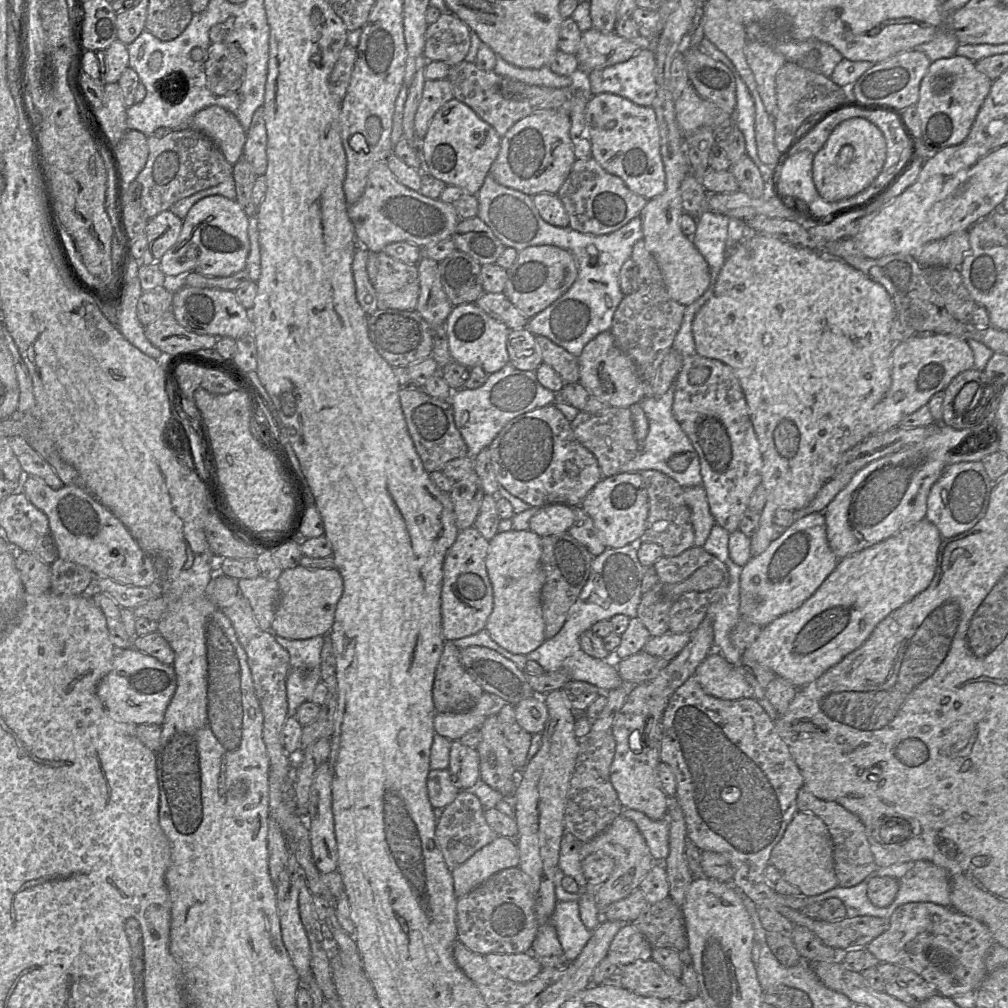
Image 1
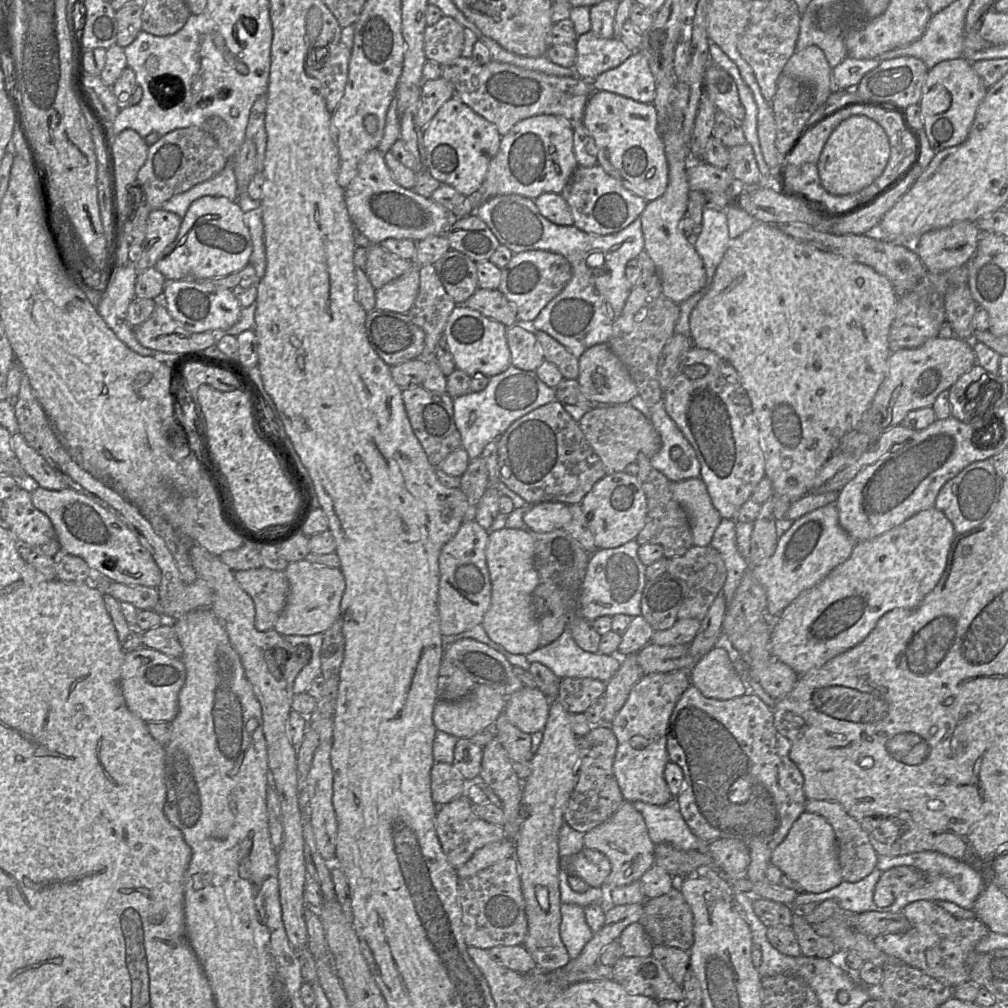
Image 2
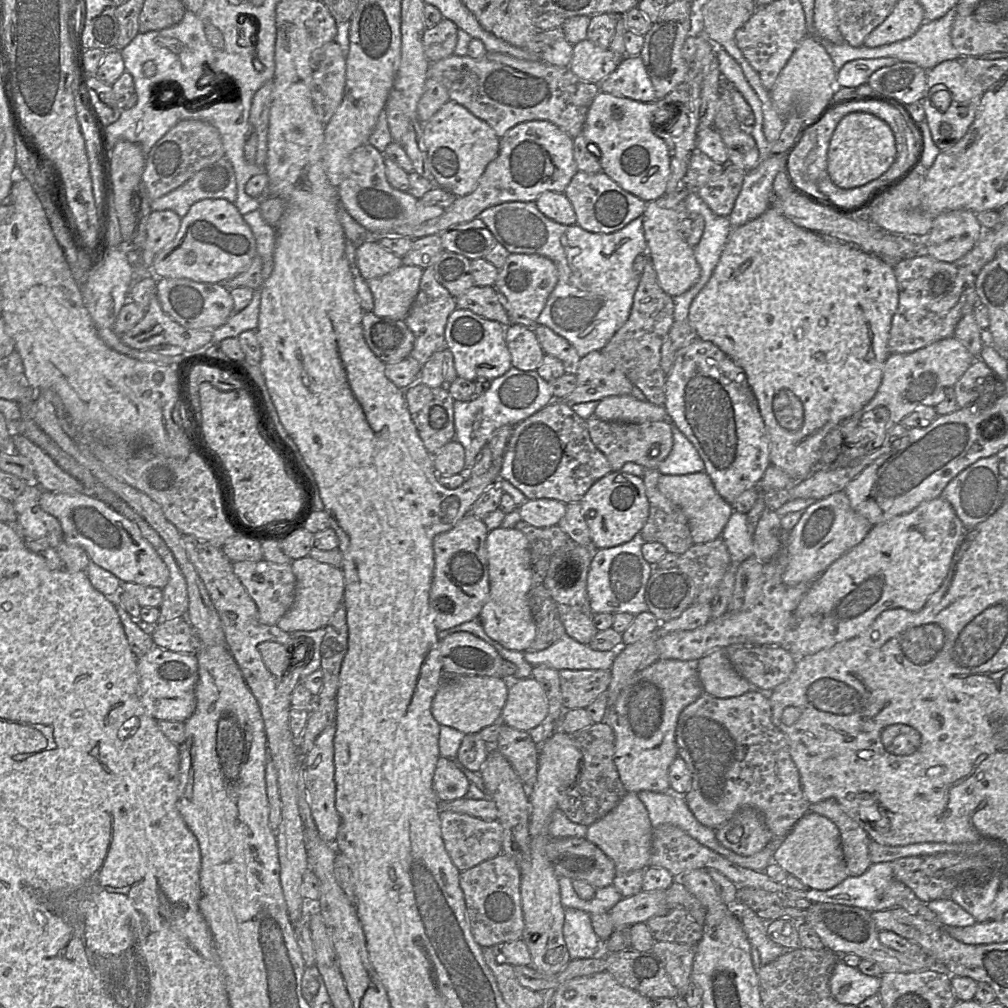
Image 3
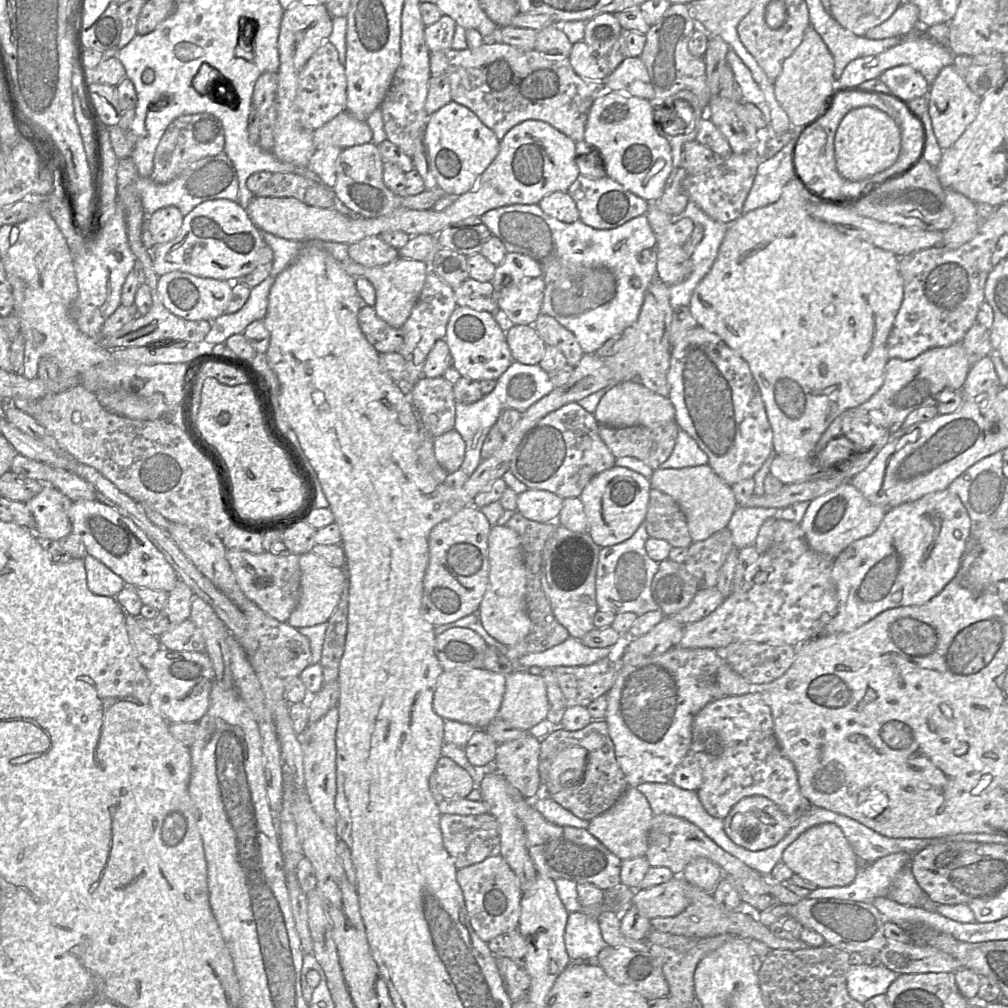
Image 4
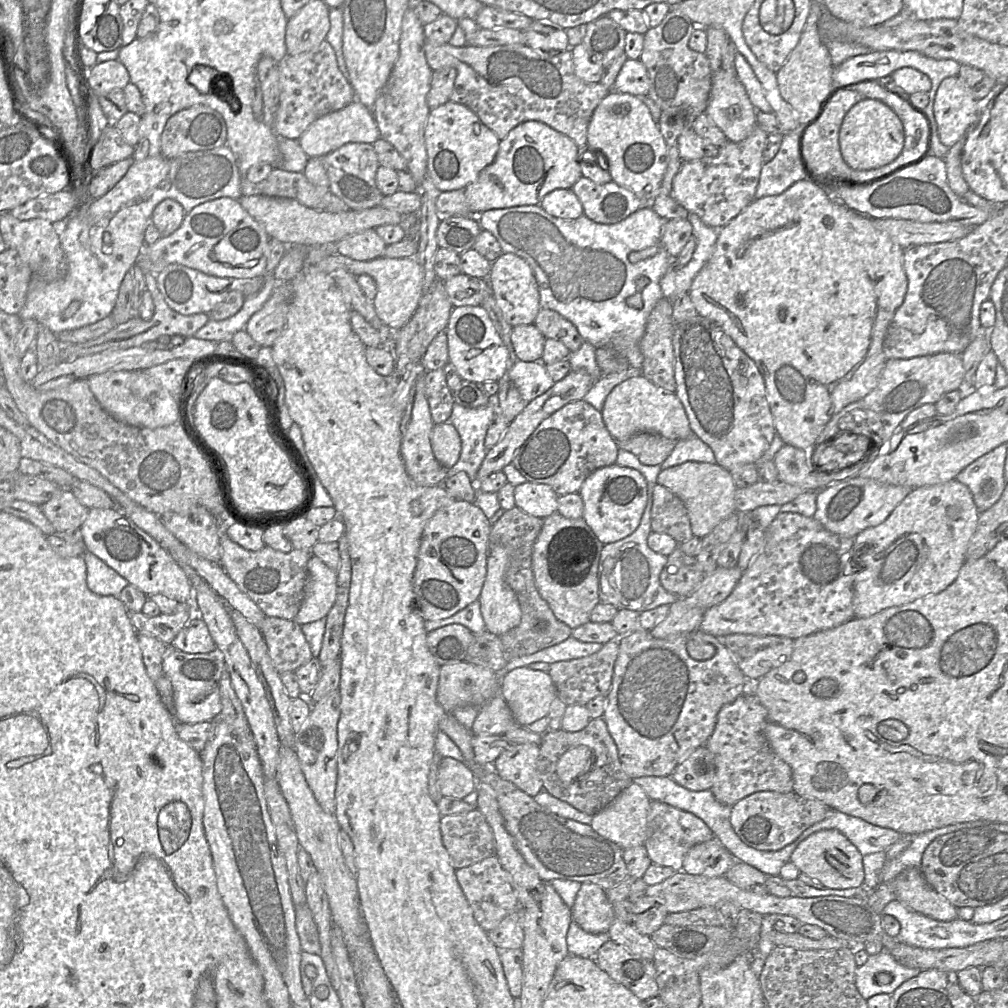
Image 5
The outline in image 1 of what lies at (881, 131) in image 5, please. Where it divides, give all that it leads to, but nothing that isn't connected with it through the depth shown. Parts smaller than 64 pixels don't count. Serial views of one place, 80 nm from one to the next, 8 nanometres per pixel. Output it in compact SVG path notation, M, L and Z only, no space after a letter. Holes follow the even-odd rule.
M851 118L839 124L824 146L815 154L813 182L819 195L827 202L837 202L853 197L869 187L881 173L886 160L886 141L881 130L864 118ZM844 147L853 149L851 161L846 167L838 164Z

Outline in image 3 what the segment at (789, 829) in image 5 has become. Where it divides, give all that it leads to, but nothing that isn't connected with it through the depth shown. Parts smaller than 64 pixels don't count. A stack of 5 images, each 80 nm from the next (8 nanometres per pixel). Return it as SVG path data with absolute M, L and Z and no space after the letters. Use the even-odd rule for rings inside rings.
M752 807L739 809L733 817L715 830L716 839L725 848L742 856L751 856L761 851L772 840L764 816Z

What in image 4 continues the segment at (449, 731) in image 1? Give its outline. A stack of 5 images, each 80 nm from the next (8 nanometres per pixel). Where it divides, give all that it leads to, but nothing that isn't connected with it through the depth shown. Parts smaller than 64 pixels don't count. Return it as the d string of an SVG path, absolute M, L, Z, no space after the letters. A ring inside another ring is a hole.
M484 668L444 670L436 684L433 709L444 720L485 729L498 717L506 690L506 676Z

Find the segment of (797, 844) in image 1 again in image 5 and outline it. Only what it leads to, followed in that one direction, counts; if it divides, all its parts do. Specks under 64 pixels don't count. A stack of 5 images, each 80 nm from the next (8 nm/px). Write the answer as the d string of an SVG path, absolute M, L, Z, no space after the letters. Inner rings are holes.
M836 829L819 830L800 842L790 861L802 874L819 881L825 888L849 889L864 883L863 856L859 850Z

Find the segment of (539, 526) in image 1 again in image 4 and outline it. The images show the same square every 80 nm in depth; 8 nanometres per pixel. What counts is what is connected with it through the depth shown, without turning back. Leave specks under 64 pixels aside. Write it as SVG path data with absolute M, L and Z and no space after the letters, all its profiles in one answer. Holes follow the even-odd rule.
M527 489L517 495L516 511L528 520L551 523L558 519L563 500L563 498L549 491Z

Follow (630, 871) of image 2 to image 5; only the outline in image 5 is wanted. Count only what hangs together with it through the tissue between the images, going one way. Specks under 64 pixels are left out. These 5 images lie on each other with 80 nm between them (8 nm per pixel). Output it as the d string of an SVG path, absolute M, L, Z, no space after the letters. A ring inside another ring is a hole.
M632 781L614 801L593 815L591 827L623 850L644 844L651 800Z

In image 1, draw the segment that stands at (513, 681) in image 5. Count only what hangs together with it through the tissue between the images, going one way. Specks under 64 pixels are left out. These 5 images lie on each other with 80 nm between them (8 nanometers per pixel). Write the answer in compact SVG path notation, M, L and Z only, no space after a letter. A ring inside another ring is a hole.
M533 695L515 706L517 723L531 735L542 734L548 720L548 708L543 697Z

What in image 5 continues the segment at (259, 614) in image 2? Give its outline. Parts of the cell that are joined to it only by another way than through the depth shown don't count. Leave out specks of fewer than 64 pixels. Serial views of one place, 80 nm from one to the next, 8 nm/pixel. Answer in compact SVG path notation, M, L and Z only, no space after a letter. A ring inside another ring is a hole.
M221 531L220 564L227 575L269 617L294 620L304 597L307 580L307 563L311 550L293 549L288 553L264 546L259 551L250 551L236 544Z

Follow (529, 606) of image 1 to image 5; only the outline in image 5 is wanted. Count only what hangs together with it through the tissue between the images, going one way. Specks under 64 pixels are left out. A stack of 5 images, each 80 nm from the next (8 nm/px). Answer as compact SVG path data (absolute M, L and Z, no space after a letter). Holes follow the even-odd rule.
M491 544L487 558L487 574L478 599L485 629L502 636L519 625L521 609L517 596L505 580L507 553L500 544Z

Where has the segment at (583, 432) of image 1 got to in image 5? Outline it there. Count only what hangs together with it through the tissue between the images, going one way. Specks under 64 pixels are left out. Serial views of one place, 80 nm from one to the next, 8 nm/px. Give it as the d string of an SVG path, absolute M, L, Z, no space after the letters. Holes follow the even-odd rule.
M639 433L626 441L618 442L619 449L634 454L647 466L661 465L675 448L676 442L652 433Z

